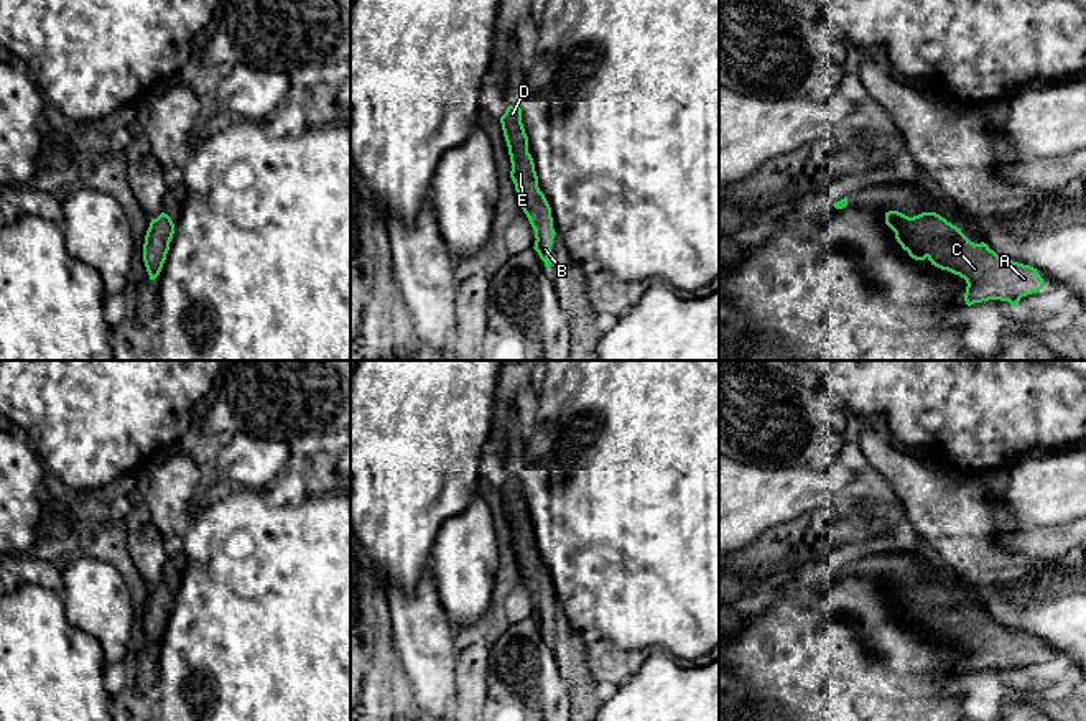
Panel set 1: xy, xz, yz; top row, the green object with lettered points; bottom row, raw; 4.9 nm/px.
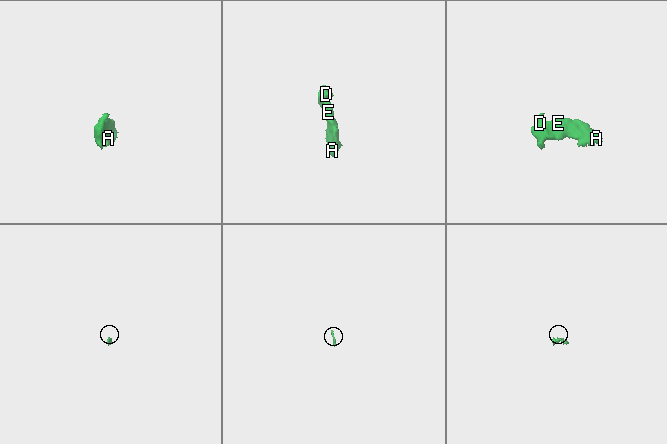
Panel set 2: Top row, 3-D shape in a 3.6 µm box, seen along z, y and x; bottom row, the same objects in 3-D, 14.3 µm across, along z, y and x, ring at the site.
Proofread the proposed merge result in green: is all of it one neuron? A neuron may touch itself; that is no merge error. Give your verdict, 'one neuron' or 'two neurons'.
one neuron

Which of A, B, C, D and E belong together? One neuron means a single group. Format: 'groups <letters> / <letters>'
groups A B C D E

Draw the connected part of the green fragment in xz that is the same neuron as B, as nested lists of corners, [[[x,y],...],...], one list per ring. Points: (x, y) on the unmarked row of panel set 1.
[[[508,474],[500,486],[504,505],[508,515],[512,540],[510,547],[515,553],[520,574],[535,599],[535,619],[550,637],[551,614],[556,604],[553,598],[551,576],[545,563],[538,556],[535,532],[528,522],[528,505],[522,492],[520,474]]]

